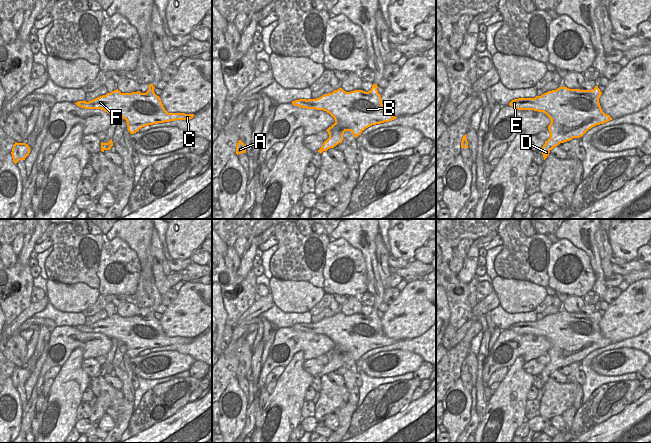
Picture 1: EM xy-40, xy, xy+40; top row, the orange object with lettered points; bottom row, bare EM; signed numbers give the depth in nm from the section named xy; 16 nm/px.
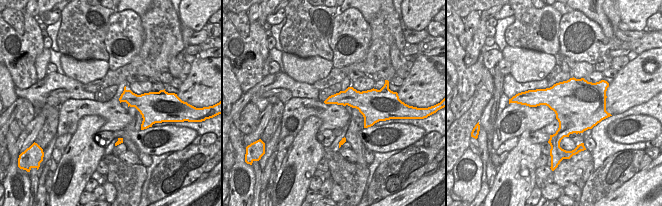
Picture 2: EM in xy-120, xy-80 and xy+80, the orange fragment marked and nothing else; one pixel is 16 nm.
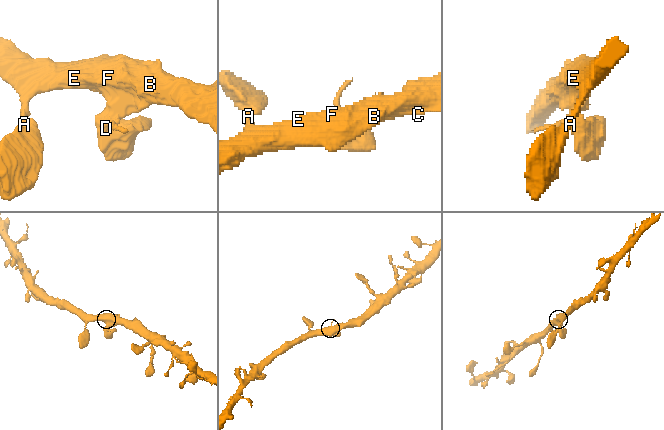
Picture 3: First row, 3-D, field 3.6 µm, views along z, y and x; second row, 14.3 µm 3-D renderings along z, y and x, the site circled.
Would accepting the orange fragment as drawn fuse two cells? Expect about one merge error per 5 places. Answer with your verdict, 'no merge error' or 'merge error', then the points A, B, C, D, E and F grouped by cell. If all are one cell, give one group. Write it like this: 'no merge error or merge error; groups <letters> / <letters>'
no merge error; groups A B C D E F

